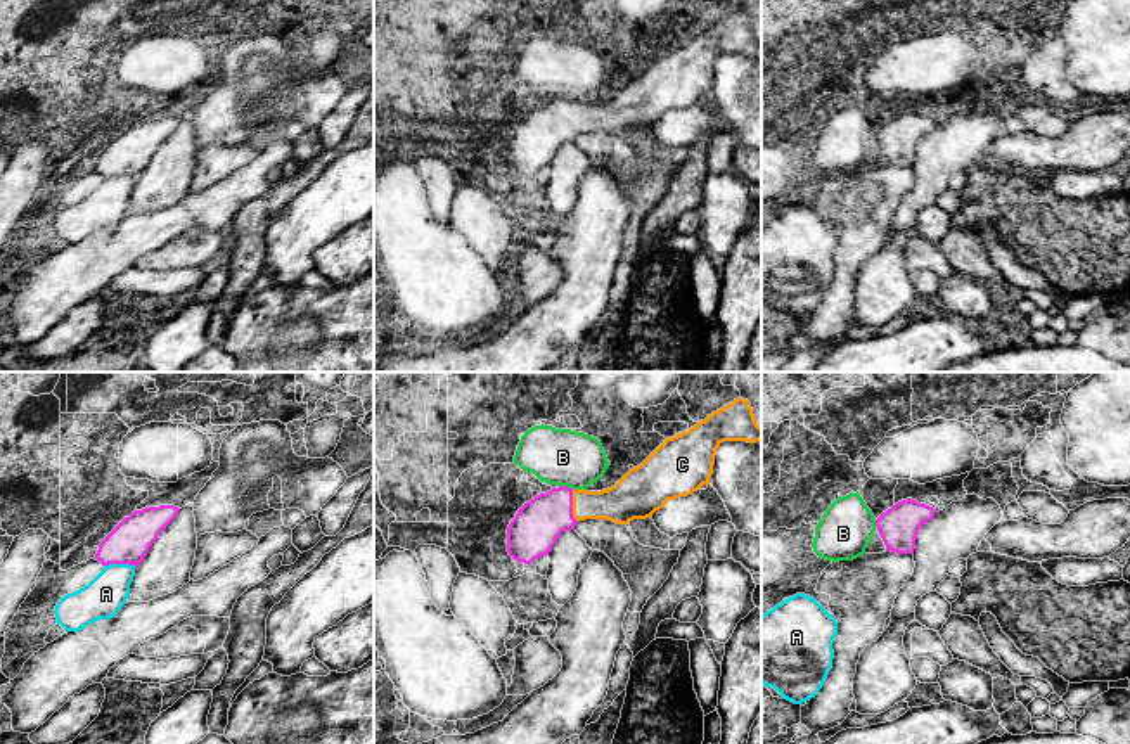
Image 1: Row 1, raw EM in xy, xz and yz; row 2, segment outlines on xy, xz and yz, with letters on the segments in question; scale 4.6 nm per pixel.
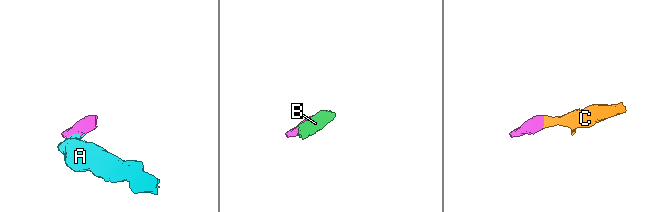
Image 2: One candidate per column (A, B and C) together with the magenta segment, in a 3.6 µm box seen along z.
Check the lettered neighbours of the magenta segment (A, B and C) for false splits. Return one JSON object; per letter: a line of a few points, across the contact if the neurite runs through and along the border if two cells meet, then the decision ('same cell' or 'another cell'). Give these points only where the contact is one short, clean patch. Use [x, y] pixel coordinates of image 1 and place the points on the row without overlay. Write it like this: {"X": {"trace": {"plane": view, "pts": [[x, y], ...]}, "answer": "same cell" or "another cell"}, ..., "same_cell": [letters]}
{"A": {"trace": {"plane": "xy", "pts": [[104, 177], [135, 179]]}, "answer": "another cell"}, "B": {"trace": {"plane": "xz", "pts": [[559, 97], [573, 101]]}, "answer": "another cell"}, "C": {"answer": "same cell"}, "same_cell": ["C"]}

